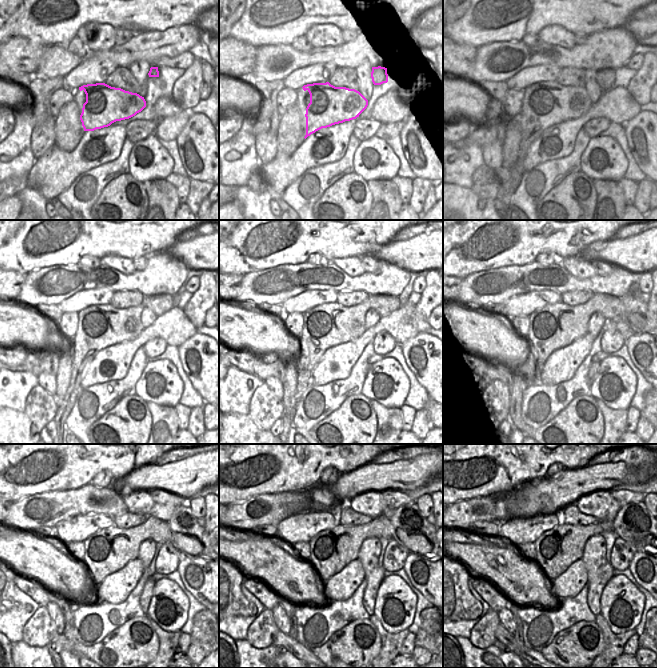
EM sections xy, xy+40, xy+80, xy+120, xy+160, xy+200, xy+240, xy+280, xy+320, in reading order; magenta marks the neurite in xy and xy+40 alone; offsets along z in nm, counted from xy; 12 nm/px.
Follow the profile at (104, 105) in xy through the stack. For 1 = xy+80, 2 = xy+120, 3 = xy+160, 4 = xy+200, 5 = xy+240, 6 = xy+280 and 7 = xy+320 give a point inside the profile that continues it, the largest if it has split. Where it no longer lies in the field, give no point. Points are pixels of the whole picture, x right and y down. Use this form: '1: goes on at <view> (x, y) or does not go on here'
1: goes on at xy+80 (553, 104)
2: goes on at xy+120 (105, 325)
3: goes on at xy+160 (332, 324)
4: goes on at xy+200 (556, 326)
5: goes on at xy+240 (108, 550)
6: goes on at xy+280 (331, 550)
7: goes on at xy+320 (556, 549)

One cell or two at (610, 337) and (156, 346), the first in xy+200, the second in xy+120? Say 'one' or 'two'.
one

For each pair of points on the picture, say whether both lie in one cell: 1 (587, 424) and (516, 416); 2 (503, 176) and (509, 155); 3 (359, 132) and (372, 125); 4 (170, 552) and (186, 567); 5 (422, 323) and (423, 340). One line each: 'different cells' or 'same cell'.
1: same cell
2: different cells
3: same cell
4: different cells
5: different cells

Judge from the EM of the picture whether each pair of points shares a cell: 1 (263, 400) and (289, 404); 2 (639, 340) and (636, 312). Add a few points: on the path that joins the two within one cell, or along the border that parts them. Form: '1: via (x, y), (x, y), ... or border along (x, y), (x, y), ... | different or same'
1: border along (280, 400), (284, 412) | different
2: border along (636, 332), (646, 333) | different

